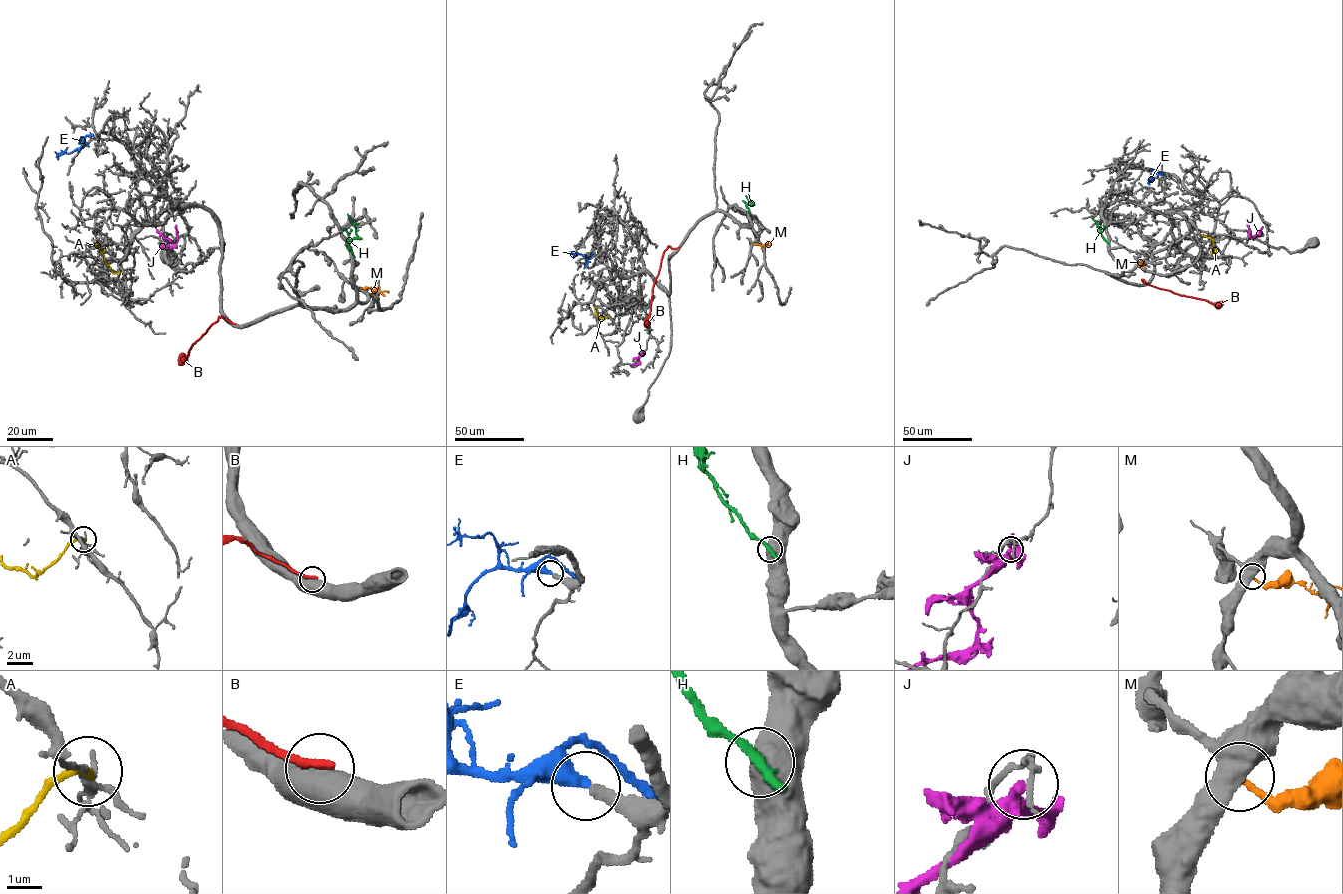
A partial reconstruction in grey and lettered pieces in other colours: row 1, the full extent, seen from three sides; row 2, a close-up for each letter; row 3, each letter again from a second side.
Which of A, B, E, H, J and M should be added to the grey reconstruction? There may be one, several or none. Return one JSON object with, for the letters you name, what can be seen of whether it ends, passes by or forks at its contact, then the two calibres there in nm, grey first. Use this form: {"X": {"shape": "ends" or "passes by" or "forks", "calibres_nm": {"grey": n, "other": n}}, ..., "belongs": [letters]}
{"E": {"shape": "ends", "calibres_nm": {"grey": 320, "other": 400}}, "belongs": ["E"]}

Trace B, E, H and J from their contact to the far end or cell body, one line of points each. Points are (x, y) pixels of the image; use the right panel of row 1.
B: (1144, 283), (1143, 279), (1148, 284), (1180, 295), (1213, 303), (1223, 302)
E: (1160, 174), (1154, 174), (1148, 180)
H: (1107, 242), (1091, 217)
J: (1249, 237), (1258, 233), (1262, 227)

